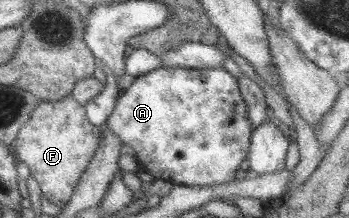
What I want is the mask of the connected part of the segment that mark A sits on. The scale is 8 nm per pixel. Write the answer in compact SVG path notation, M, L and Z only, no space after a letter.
M158 67L135 77L102 124L132 148L142 171L175 185L228 185L249 151L252 134L237 78L223 67Z

